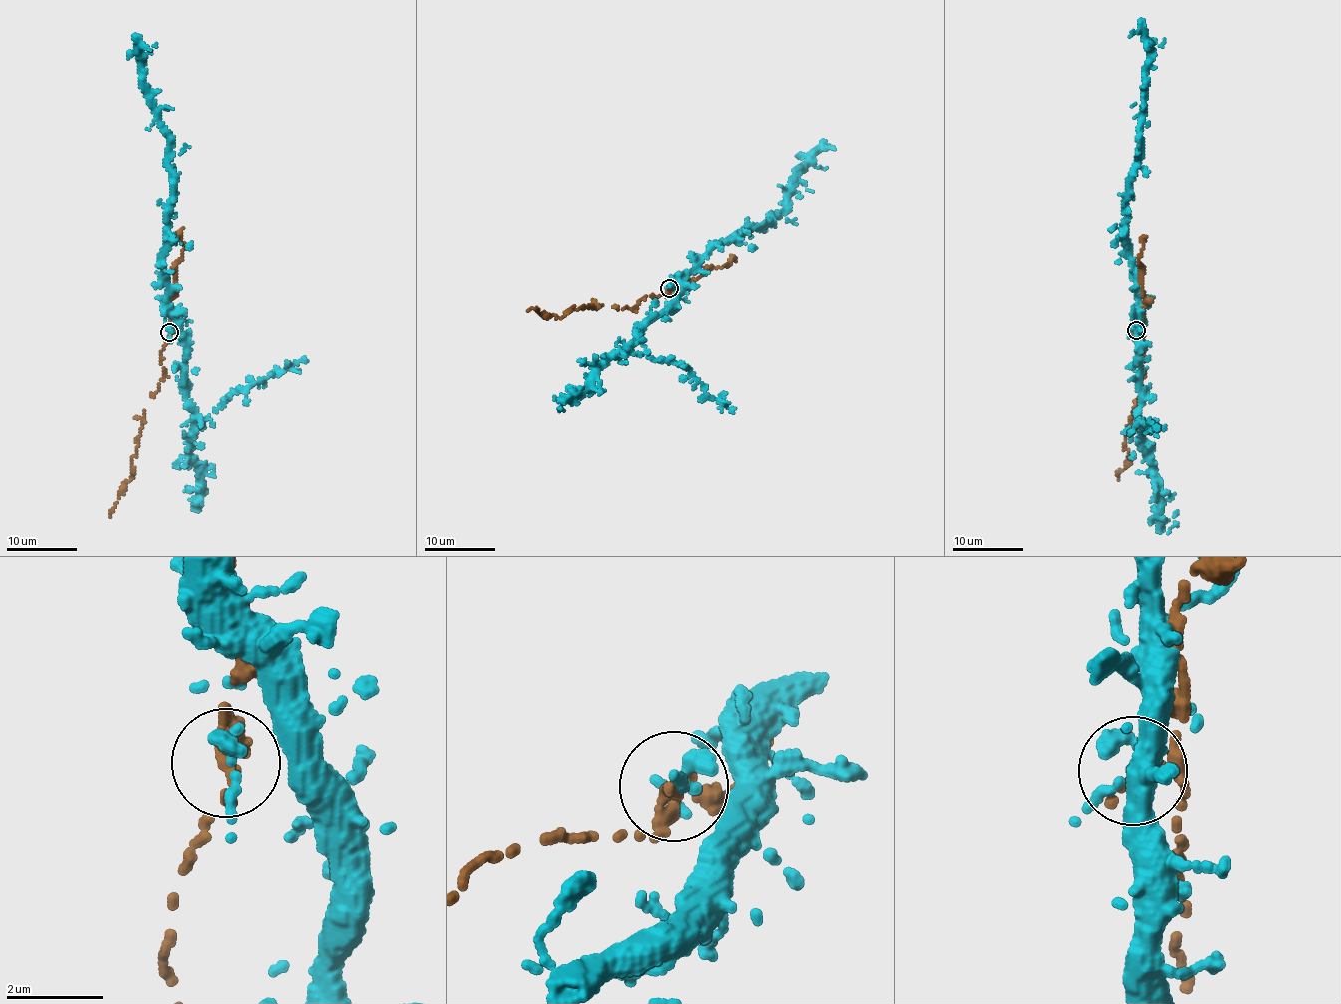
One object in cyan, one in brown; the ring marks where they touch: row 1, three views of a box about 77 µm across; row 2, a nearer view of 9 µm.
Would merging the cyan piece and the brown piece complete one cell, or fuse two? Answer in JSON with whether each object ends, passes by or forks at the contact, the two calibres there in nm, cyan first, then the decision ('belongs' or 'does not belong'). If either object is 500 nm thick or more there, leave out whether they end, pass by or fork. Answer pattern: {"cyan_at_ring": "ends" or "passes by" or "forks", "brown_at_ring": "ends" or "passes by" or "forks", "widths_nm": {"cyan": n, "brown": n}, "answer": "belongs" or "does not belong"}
{"cyan_at_ring": "ends", "brown_at_ring": "ends", "widths_nm": {"cyan": 280, "brown": 360}, "answer": "belongs"}

